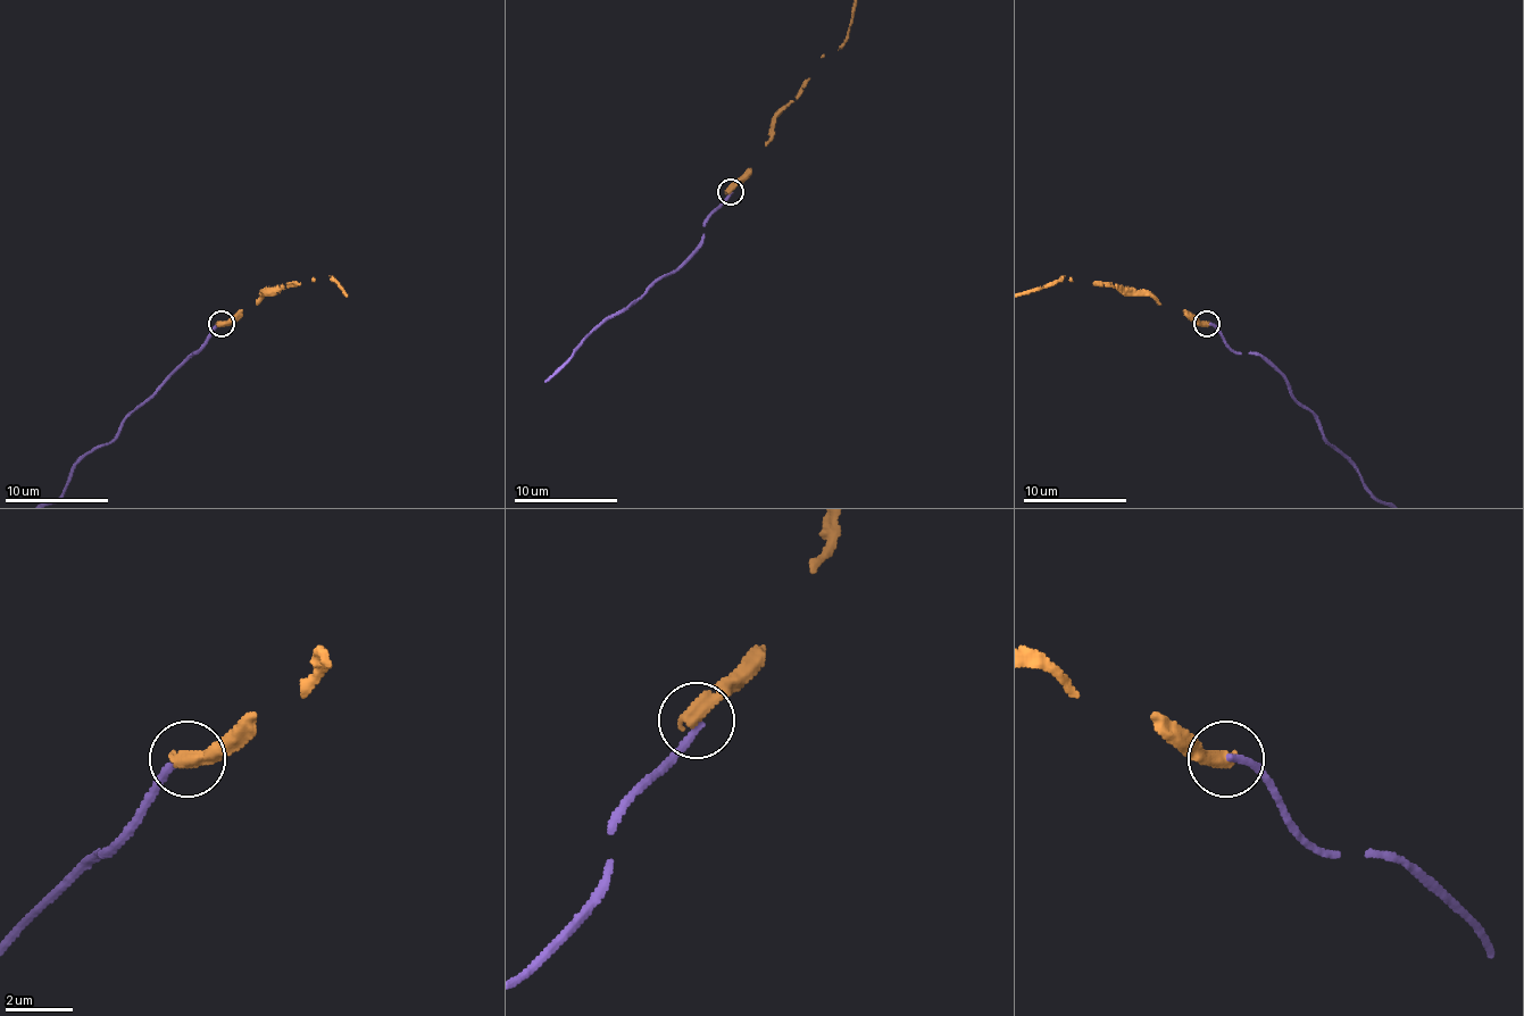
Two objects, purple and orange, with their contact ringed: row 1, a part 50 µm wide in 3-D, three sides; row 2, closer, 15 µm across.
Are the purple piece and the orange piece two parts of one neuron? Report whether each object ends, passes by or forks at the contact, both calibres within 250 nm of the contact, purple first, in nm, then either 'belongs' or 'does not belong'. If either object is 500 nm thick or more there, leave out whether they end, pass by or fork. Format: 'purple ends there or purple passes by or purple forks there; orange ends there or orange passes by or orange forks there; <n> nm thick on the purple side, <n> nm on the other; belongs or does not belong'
220 nm thick on the purple side, 500 nm on the other; does not belong

